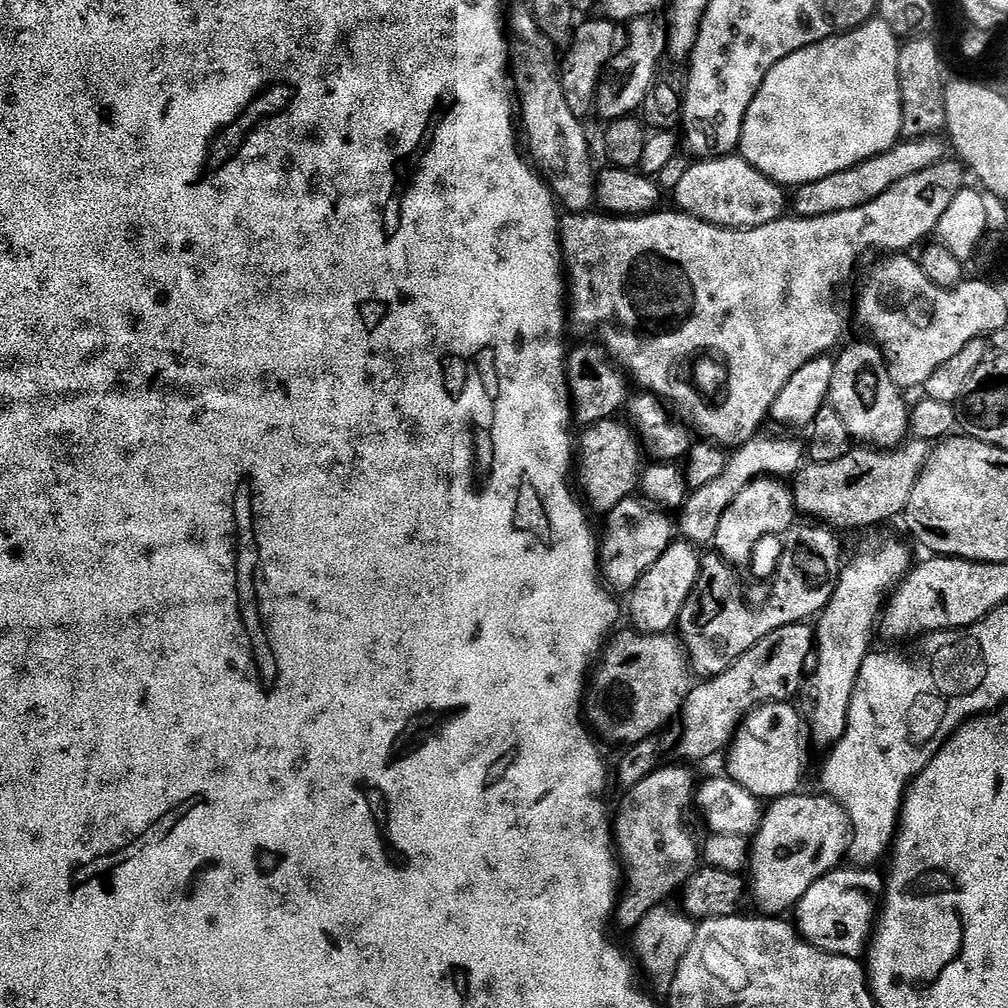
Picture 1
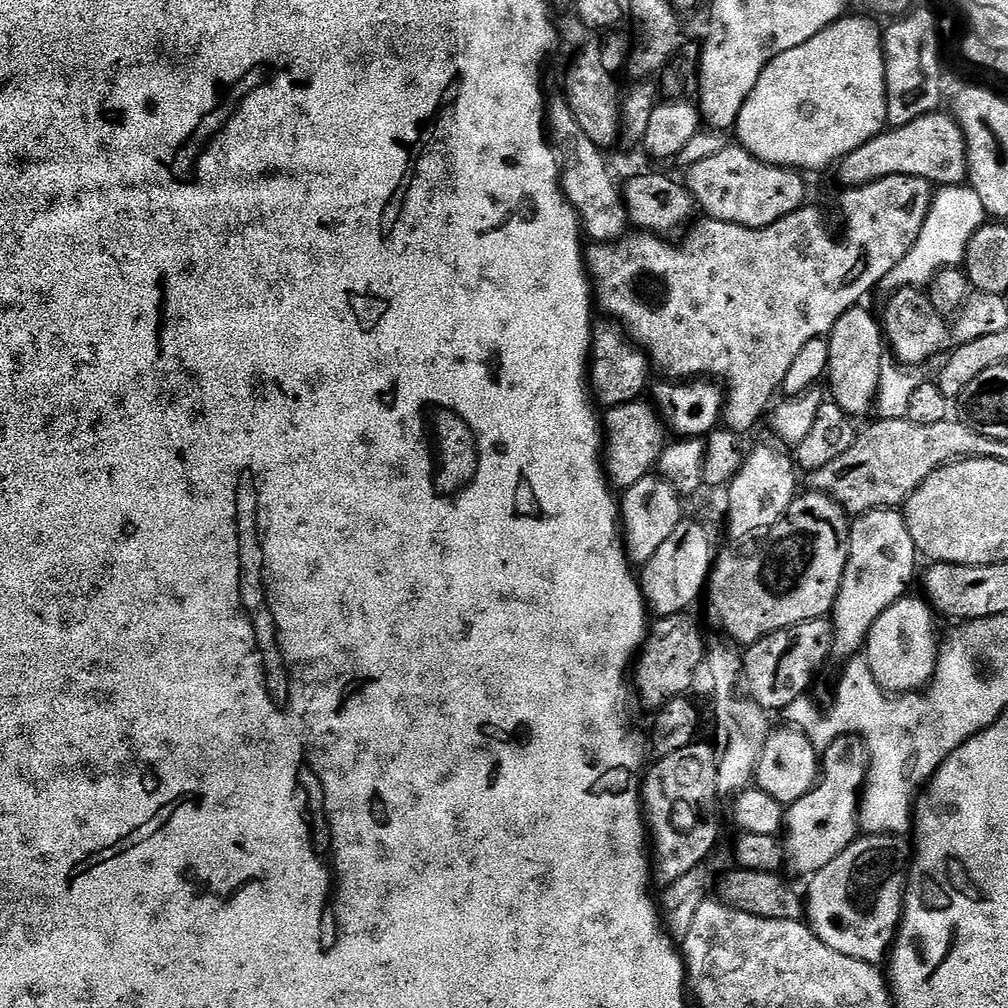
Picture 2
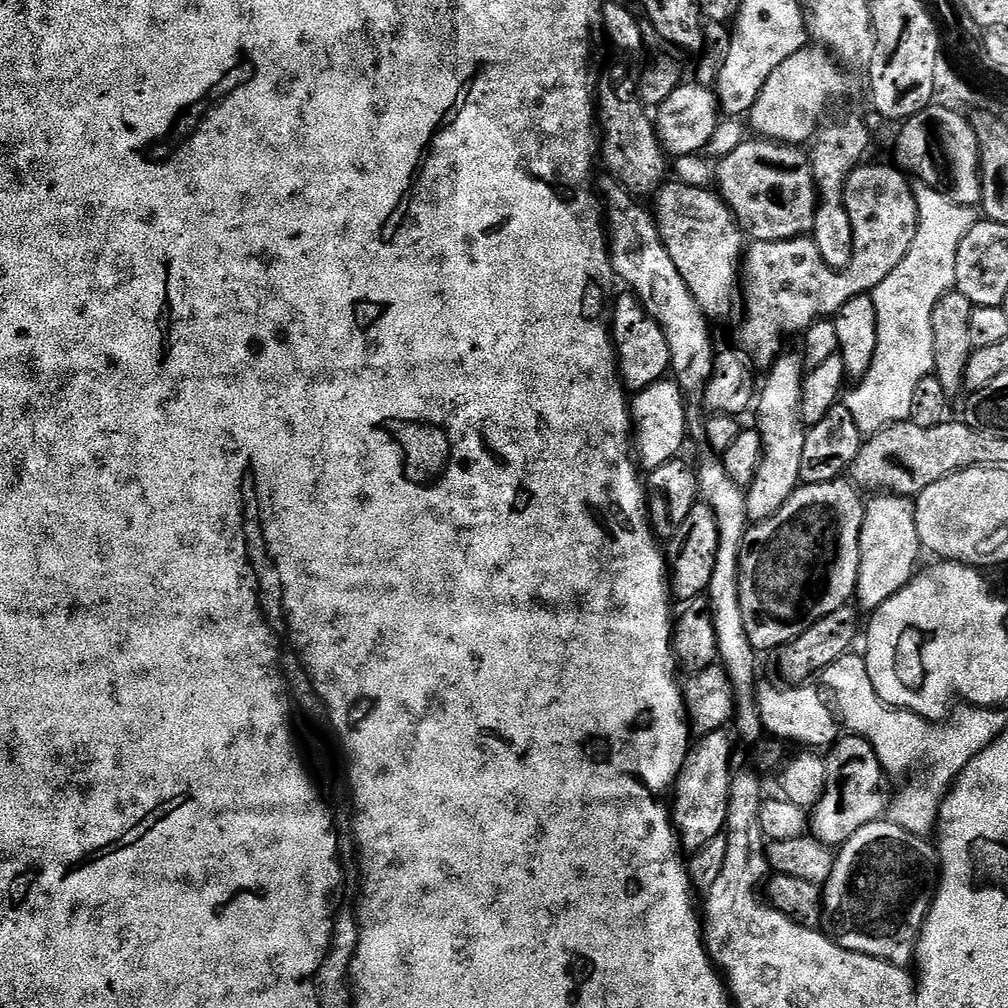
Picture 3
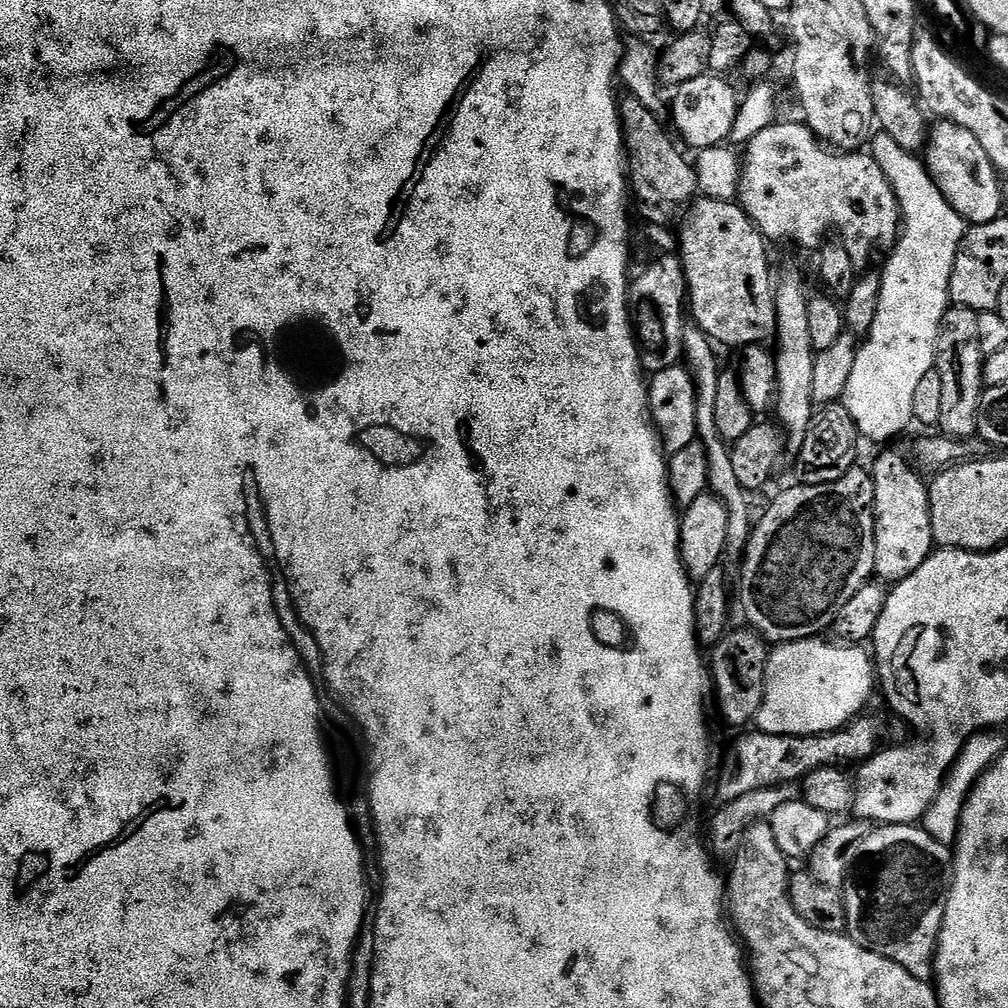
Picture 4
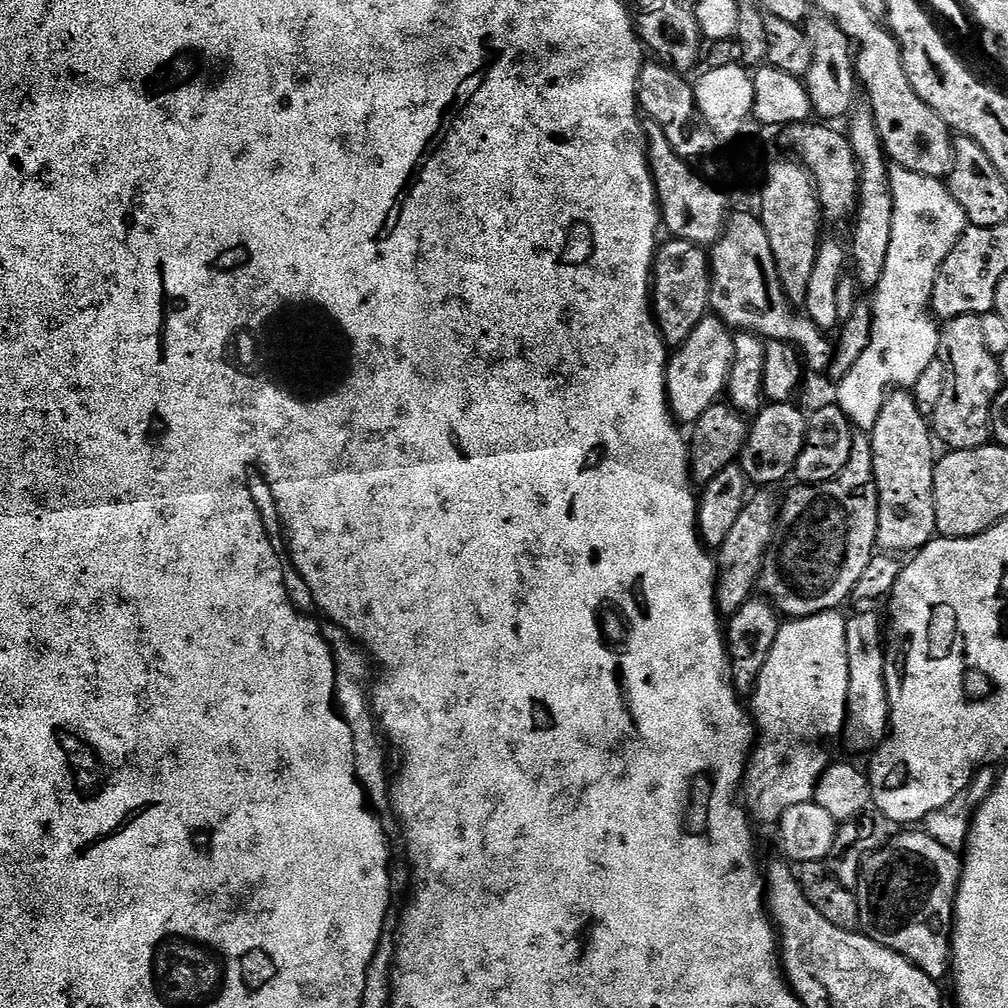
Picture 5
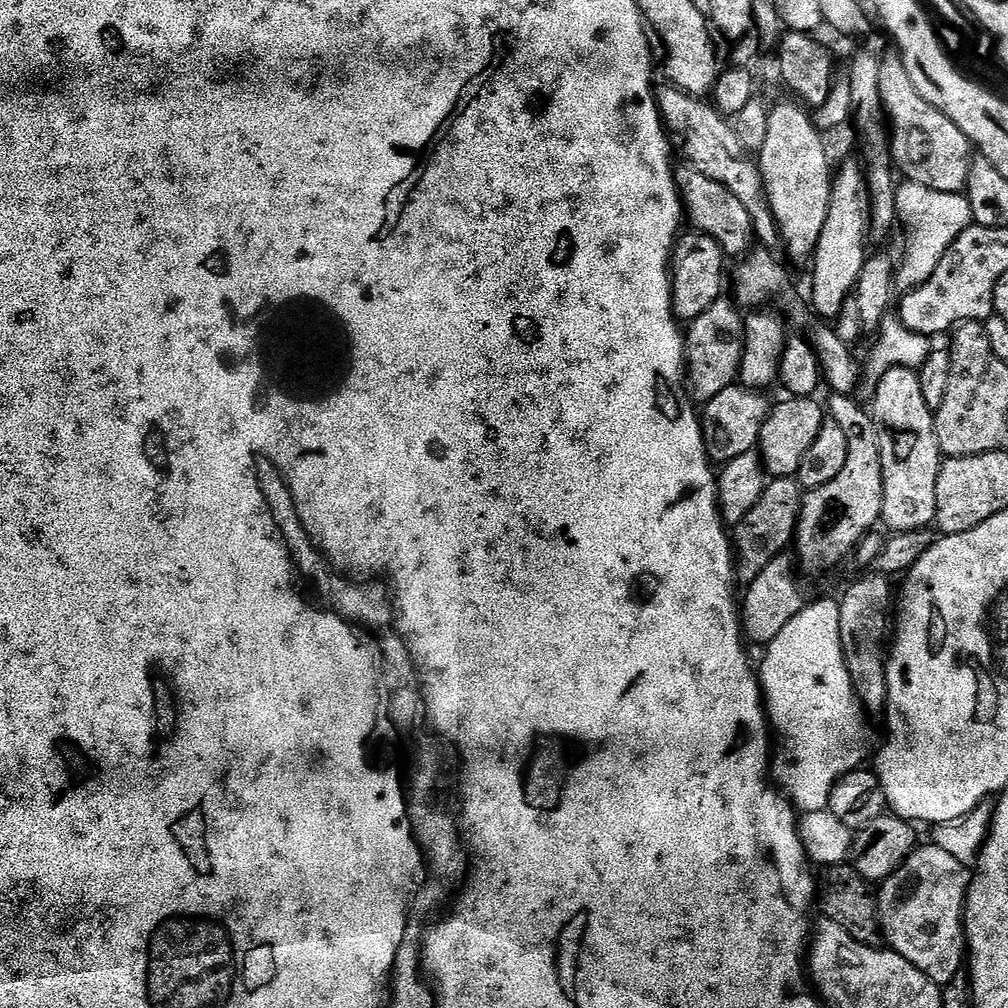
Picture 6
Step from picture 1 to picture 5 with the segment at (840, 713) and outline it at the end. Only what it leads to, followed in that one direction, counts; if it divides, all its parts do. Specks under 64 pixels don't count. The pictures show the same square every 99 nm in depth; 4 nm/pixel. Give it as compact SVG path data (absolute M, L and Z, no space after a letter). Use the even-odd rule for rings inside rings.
M896 390L889 395L882 406L882 414L878 414L878 422L872 427L870 439L872 441L872 457L874 458L874 478L876 479L876 489L878 490L878 534L876 535L876 543L888 554L901 554L900 552L915 554L929 544L937 535L936 515L934 514L934 470L936 469L936 460L934 459L934 455L932 456L934 436L930 431L929 421L918 410L911 391Z

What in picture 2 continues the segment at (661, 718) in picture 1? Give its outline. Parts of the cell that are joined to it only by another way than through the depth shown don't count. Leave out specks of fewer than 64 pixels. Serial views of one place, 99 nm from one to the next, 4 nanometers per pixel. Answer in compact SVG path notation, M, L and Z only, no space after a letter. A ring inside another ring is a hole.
M691 611L661 616L649 627L634 664L634 688L638 700L651 710L658 710L666 702L691 693L696 675L702 672L706 660L706 643L700 624Z

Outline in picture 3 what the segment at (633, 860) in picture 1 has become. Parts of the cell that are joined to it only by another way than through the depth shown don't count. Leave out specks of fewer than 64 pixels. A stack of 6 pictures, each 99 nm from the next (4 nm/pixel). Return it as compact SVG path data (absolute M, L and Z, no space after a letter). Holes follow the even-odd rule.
M727 731L711 732L699 737L694 746L689 747L688 757L684 760L682 770L678 774L675 785L670 793L670 811L672 823L676 829L678 844L685 853L691 854L698 851L702 846L715 836L725 831L724 823L728 813L728 795L732 789L732 740L733 737Z

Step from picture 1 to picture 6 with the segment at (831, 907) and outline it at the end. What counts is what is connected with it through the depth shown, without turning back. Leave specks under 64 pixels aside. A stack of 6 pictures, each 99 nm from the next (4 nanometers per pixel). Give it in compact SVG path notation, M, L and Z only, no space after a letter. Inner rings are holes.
M927 843L926 848L917 847L900 868L894 870L875 893L876 913L880 919L880 934L883 943L910 962L926 978L938 985L952 983L961 975L960 967L966 964L966 933L964 930L964 906L968 902L969 869L946 854L938 845Z

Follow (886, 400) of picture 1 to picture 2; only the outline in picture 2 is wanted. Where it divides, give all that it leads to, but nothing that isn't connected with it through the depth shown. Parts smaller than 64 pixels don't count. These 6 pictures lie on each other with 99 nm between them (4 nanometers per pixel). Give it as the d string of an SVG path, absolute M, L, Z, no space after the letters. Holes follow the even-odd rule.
M865 306L840 313L840 318L827 337L830 350L826 384L832 387L831 399L853 418L873 411L880 394L882 366L886 359L886 333L881 321Z

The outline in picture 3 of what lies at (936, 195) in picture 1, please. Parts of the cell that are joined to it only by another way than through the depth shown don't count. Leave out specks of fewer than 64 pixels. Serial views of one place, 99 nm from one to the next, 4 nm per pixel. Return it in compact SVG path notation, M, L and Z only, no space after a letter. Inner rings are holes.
M865 162L852 171L846 182L844 198L853 224L853 240L864 244L864 284L848 284L851 296L872 293L882 278L906 258L906 250L910 250L910 242L914 242L918 222L916 193L909 177L899 167L889 164Z

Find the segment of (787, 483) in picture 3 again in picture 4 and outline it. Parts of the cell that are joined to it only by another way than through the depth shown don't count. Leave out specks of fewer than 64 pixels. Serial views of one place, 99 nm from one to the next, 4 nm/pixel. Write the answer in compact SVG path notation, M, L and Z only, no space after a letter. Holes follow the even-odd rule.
M796 268L779 269L776 286L776 335L774 351L776 354L776 403L774 416L778 427L784 434L784 442L789 453L802 450L806 438L806 429L817 407L814 402L814 358L816 349L810 342L810 330L806 315L806 306L810 291L804 285L804 276Z

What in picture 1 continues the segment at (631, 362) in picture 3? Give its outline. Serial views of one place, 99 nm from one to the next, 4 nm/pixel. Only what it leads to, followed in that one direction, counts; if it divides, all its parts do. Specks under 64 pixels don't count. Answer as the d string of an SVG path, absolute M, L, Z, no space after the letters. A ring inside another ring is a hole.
M584 342L581 348L567 353L568 395L577 425L587 426L619 417L630 395L630 380L601 344Z

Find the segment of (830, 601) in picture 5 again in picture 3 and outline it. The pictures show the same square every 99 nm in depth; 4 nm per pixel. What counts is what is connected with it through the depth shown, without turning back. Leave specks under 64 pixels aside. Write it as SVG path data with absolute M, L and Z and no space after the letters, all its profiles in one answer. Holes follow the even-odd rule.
M841 478L821 484L801 483L772 516L753 523L740 547L740 581L738 594L742 606L742 622L746 622L746 638L753 648L779 650L798 638L814 622L845 607L856 595L858 554L862 518L866 503L861 489Z

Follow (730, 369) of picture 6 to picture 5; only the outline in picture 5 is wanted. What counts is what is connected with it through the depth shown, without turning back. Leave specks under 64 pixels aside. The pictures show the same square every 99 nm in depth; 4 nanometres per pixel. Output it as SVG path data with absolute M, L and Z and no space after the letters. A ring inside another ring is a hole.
M709 314L686 338L686 342L679 345L671 353L668 362L668 377L666 390L668 391L668 407L681 425L691 426L710 410L725 395L728 387L728 371L730 362L734 362L734 332L719 316Z

